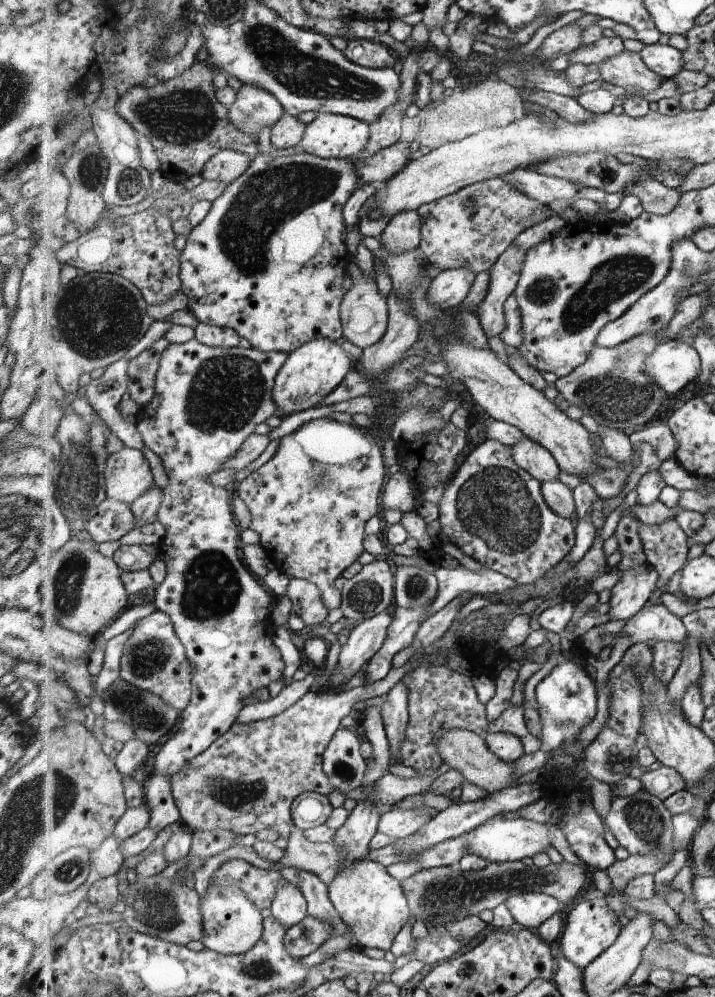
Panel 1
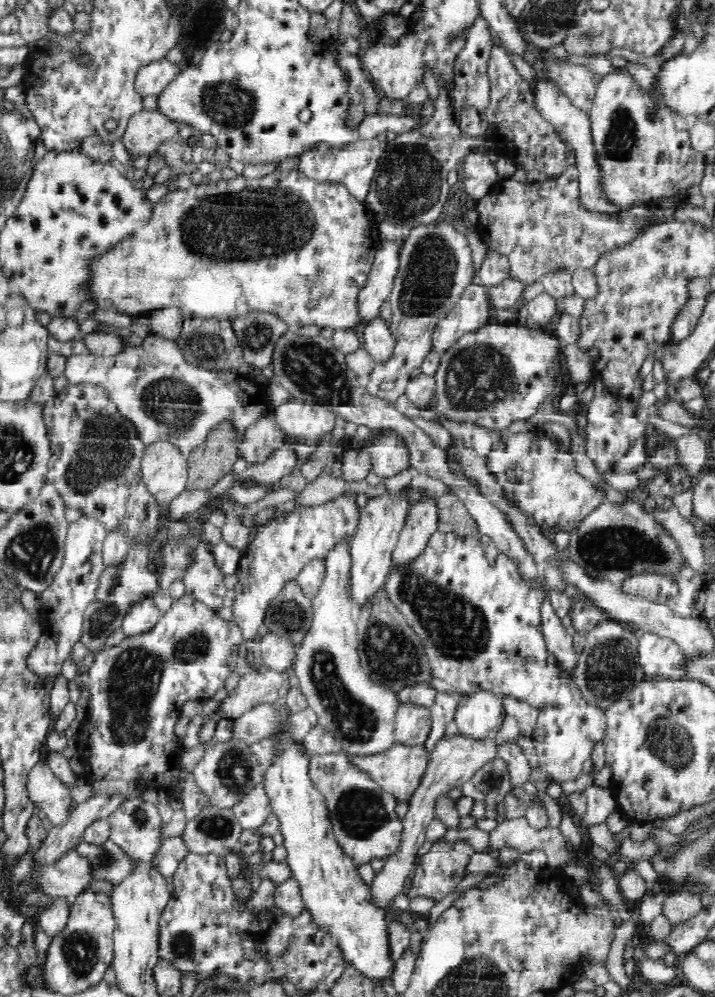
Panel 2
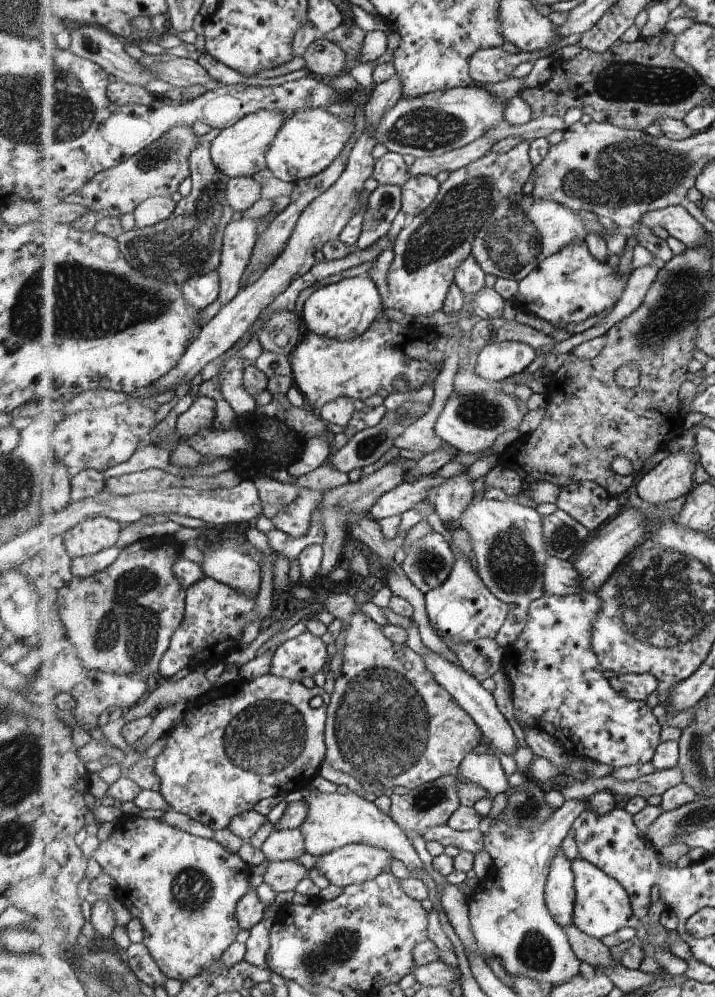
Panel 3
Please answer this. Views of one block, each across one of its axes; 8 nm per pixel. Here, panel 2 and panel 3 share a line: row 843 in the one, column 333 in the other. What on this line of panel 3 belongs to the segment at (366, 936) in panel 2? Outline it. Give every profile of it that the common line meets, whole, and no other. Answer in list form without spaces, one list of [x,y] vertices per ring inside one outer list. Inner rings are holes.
[[[351,277],[316,290],[304,303],[302,319],[306,332],[315,332],[333,340],[353,340],[363,336],[378,320],[386,305],[379,294],[377,284],[371,278]]]

